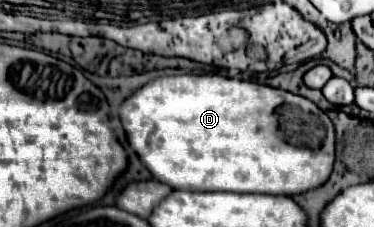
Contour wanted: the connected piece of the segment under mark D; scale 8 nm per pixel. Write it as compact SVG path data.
M162 76L162 78L146 82L142 88L138 88L132 96L128 96L122 102L122 106L120 106L120 124L122 124L122 130L126 132L128 144L138 154L142 164L150 170L150 174L158 182L162 182L162 184L166 184L166 186L170 186L174 190L200 190L200 192L228 190L228 192L260 192L260 194L292 196L292 194L302 194L302 192L306 192L306 190L310 190L314 186L324 184L324 180L330 176L332 164L334 164L334 140L328 138L324 142L324 148L296 148L296 146L290 146L288 142L284 142L276 134L276 126L272 122L272 112L280 104L284 104L286 100L288 100L288 94L284 90L262 86L262 84L256 84L256 82L236 80L236 78L224 78L224 76Z

